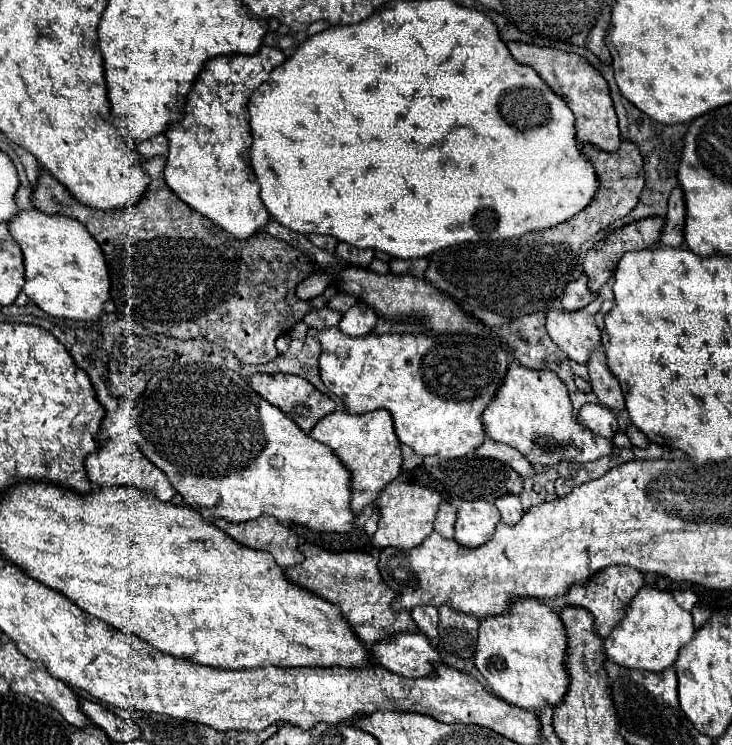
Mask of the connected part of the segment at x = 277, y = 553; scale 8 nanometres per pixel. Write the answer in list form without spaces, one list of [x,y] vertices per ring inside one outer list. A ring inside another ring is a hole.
[[[263,516],[241,524],[215,518],[213,524],[219,526],[227,536],[237,540],[239,544],[273,554],[273,558],[279,560],[277,564],[281,568],[291,568],[303,562],[303,554],[299,550],[299,538],[291,532],[289,526],[281,524],[273,516]]]

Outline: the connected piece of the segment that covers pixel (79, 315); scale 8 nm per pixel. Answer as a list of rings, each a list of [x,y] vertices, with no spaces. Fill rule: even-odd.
[[[23,210],[9,222],[9,230],[25,258],[23,292],[45,314],[81,322],[95,322],[103,316],[103,304],[109,300],[111,282],[103,252],[81,222],[67,216]]]

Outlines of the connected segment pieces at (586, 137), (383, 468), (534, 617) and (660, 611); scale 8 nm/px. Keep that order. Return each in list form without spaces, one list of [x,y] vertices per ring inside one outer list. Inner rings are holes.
[[[509,42],[507,48],[511,50],[513,58],[519,64],[531,66],[543,82],[561,98],[567,100],[567,106],[575,114],[575,130],[577,130],[577,142],[581,144],[593,144],[595,148],[603,152],[615,152],[621,144],[619,140],[619,128],[617,128],[617,116],[613,110],[613,100],[609,96],[609,86],[605,78],[581,56],[551,50],[551,48],[539,48],[531,44],[521,42]]]
[[[375,410],[361,416],[347,412],[331,412],[321,418],[309,432],[321,444],[329,446],[343,466],[351,472],[351,510],[359,514],[365,506],[373,504],[377,494],[401,474],[401,448],[393,432],[393,418],[387,410]]]
[[[521,598],[515,602],[515,608],[509,614],[501,616],[487,616],[481,620],[479,626],[479,642],[475,650],[475,666],[485,676],[487,684],[493,688],[493,692],[503,698],[509,704],[515,704],[519,708],[527,708],[531,712],[541,712],[545,708],[557,708],[559,702],[563,702],[569,686],[569,674],[567,674],[567,634],[565,626],[559,620],[557,612],[547,608],[543,602],[535,598]]]
[[[645,586],[633,598],[631,608],[627,610],[627,616],[623,618],[623,622],[607,636],[605,652],[609,660],[613,660],[623,668],[659,674],[665,668],[675,664],[679,650],[687,642],[691,642],[693,634],[695,634],[693,616],[687,610],[683,610],[669,592]],[[647,600],[653,600],[653,602],[647,604]]]

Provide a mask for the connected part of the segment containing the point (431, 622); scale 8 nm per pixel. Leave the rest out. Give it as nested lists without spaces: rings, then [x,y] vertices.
[[[417,606],[413,610],[413,620],[417,628],[437,644],[437,608],[435,606]]]

